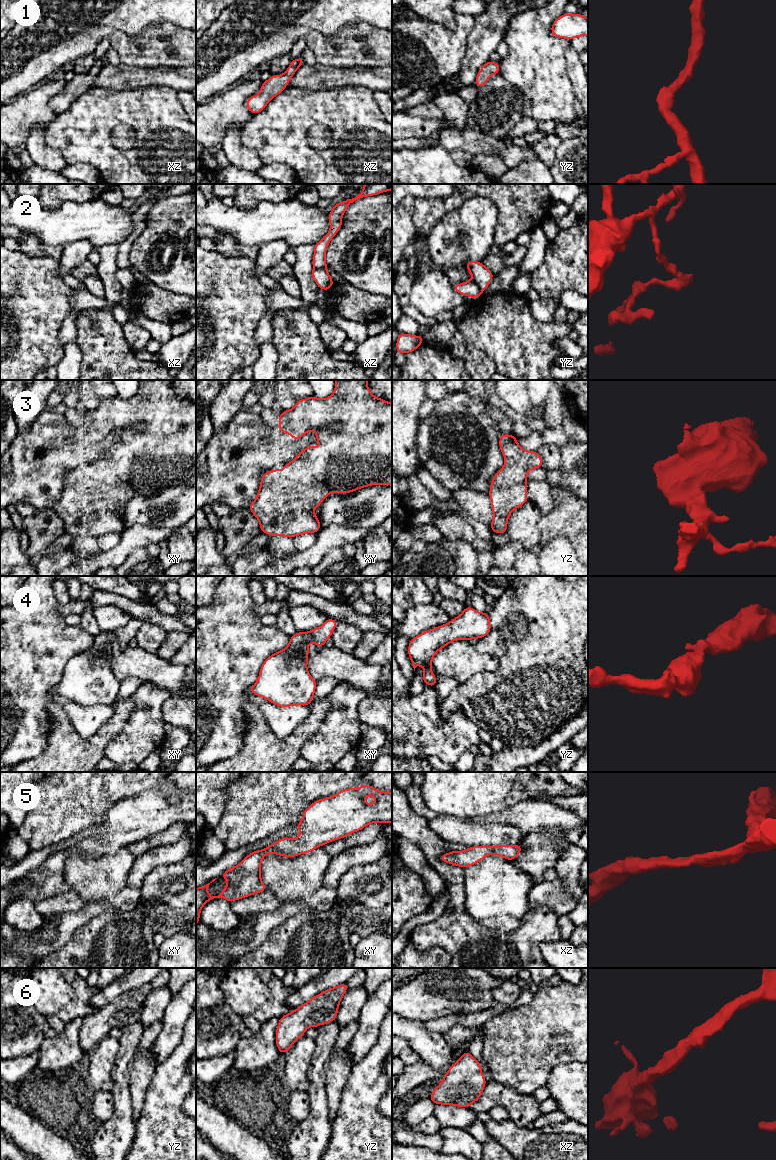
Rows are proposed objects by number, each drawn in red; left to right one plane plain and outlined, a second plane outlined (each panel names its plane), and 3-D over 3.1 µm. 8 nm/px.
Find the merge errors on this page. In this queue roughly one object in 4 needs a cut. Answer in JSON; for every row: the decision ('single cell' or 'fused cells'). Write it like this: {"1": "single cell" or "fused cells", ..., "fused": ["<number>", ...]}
{"1": "single cell", "2": "fused cells", "3": "single cell", "4": "single cell", "5": "single cell", "6": "single cell", "fused": ["2"]}

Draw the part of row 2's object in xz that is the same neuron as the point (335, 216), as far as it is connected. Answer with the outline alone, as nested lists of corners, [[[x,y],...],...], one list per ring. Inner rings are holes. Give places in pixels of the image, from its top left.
[[[364,184],[363,191],[355,198],[344,200],[341,203],[332,206],[332,210],[328,215],[330,230],[314,245],[314,255],[312,260],[313,269],[328,267],[325,260],[328,244],[342,227],[342,216],[349,205],[360,198],[374,196],[390,190],[392,190],[392,184]]]

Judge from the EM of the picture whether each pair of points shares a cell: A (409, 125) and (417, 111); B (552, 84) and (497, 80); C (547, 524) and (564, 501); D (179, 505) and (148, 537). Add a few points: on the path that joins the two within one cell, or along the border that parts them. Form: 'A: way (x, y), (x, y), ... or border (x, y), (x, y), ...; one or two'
A: border (405, 112), (414, 116), (437, 119); two
B: border (499, 73), (506, 80), (515, 84), (524, 97); two
C: way (553, 518), (564, 507); one
D: border (134, 523), (150, 527), (167, 527), (173, 530); two

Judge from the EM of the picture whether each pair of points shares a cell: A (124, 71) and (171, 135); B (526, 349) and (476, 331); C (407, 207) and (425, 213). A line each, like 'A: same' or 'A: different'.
A: different
B: same
C: different

